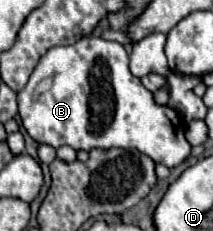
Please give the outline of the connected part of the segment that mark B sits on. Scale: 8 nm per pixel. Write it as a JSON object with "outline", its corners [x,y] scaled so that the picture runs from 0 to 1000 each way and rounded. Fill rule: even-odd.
{"outline":[[[399,156],[333,199],[239,208],[164,286],[127,372],[80,398],[89,502],[127,563],[127,580],[183,615],[249,641],[296,623],[343,649],[437,649],[437,641],[634,641],[746,710],[784,727],[840,719],[897,658],[897,623],[869,606],[869,537],[859,511],[822,476],[784,459],[737,459],[718,442],[718,407],[606,312],[606,242],[559,182],[512,182],[465,156]],[[239,346],[230,390],[192,398],[155,424],[183,355]]]}

